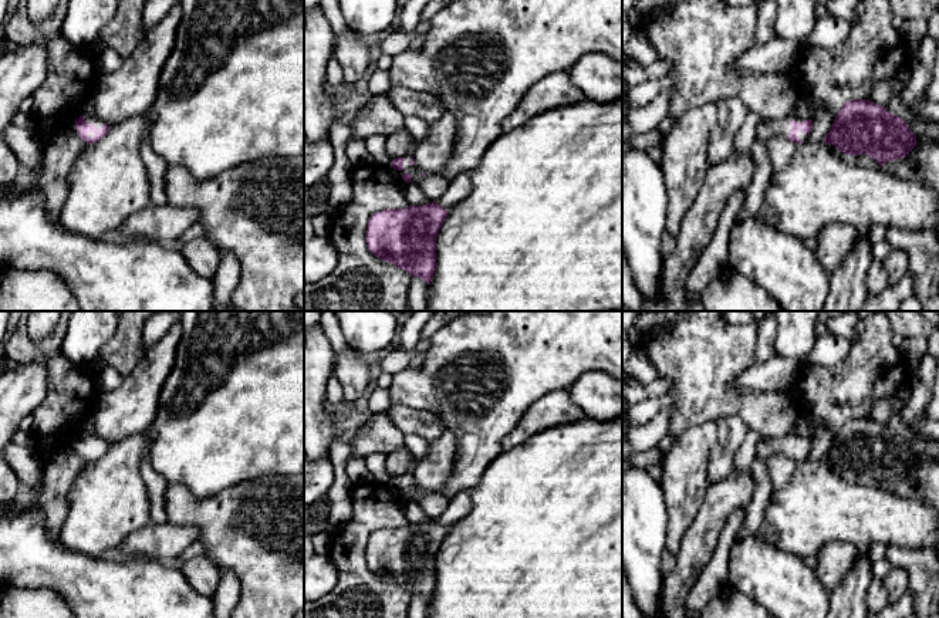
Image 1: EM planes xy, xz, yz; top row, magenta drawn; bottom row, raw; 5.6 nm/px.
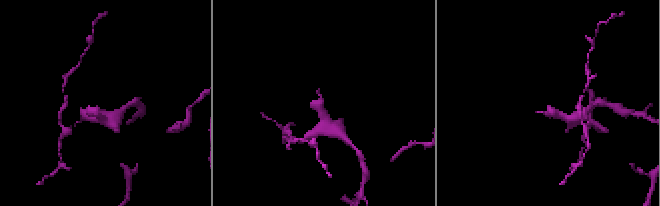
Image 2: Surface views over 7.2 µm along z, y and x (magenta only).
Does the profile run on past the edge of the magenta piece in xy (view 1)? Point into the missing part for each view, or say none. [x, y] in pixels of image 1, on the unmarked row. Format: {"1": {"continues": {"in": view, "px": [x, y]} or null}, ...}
{"1": {"continues": {"in": "xy", "px": [88, 436]}}}

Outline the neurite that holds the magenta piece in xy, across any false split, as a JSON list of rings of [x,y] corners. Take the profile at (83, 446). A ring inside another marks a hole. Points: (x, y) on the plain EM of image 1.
[[[81,428],[74,432],[70,446],[74,448],[87,462],[101,459],[109,449],[109,445],[104,439],[91,435]]]

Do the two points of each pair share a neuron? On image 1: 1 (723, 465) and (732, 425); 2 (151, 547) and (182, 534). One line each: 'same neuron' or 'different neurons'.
1: same neuron
2: same neuron

